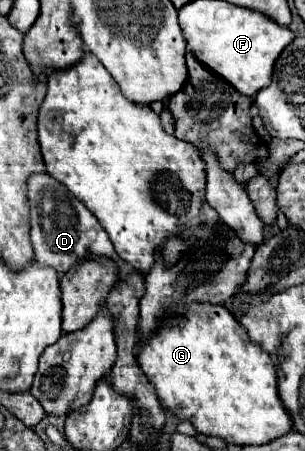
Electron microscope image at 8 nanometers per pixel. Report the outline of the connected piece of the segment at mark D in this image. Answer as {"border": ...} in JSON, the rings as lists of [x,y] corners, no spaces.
{"border":[[[35,173],[27,179],[29,187],[29,221],[31,221],[31,243],[37,261],[43,261],[43,265],[55,267],[59,273],[65,273],[73,265],[79,265],[85,259],[91,257],[111,257],[113,245],[105,229],[99,225],[97,217],[85,209],[79,199],[71,195],[69,203],[69,191],[61,191],[61,183],[53,179],[47,173]]]}

